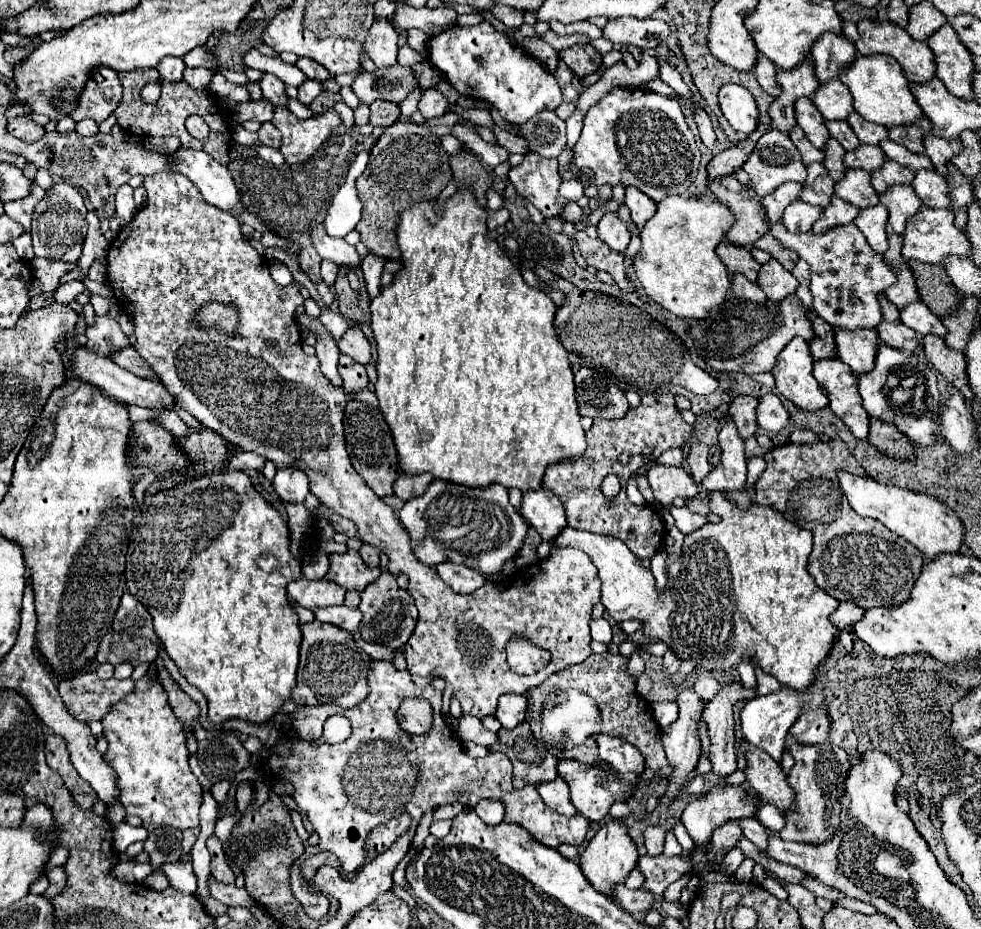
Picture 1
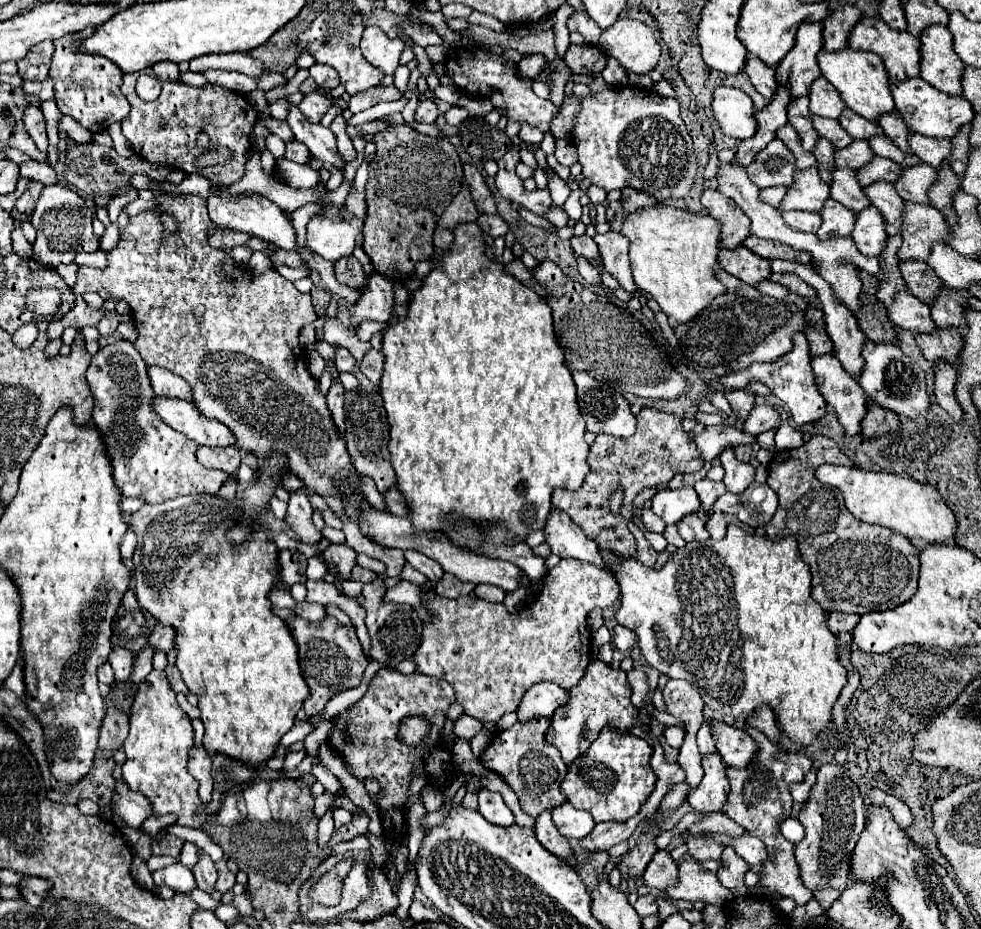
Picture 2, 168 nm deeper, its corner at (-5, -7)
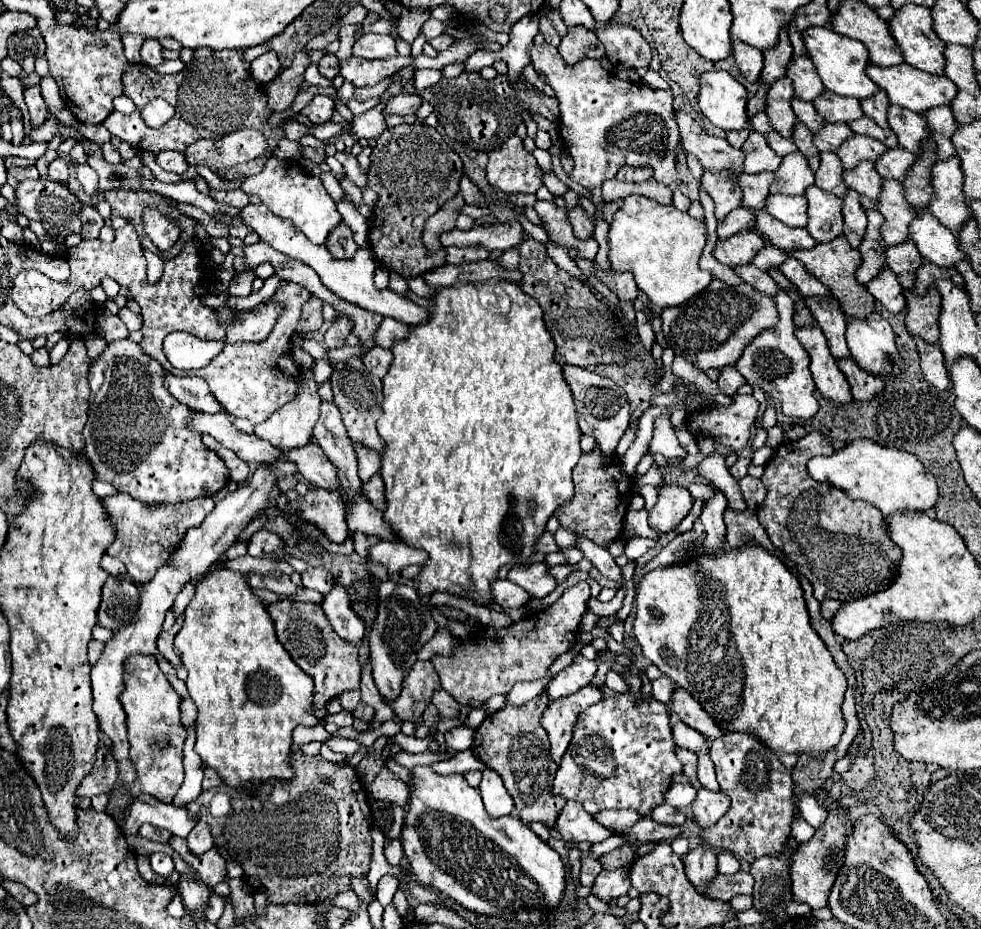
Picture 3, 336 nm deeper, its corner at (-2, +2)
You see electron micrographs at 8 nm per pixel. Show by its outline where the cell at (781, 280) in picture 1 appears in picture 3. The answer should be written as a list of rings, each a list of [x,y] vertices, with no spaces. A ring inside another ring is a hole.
[[[787,259],[781,267],[781,273],[801,291],[803,297],[813,297],[813,295],[829,295],[829,289],[817,281],[817,277],[813,277],[805,265],[797,259]]]

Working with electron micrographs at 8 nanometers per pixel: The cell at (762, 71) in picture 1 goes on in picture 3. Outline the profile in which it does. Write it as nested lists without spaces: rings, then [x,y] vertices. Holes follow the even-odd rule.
[[[733,41],[733,57],[737,61],[737,67],[741,71],[741,75],[749,81],[749,83],[757,83],[761,69],[763,69],[763,53],[743,41]]]

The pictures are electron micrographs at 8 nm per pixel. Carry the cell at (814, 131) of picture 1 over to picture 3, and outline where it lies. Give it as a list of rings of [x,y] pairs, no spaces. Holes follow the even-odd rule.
[[[781,77],[779,81],[775,81],[767,93],[767,115],[771,117],[771,125],[787,139],[793,135],[793,127],[797,123],[797,117],[791,109],[791,97],[793,85],[789,77]]]

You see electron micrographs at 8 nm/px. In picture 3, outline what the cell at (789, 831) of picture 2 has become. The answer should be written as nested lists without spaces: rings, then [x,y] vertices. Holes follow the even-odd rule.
[[[795,817],[793,823],[791,823],[791,837],[797,841],[797,843],[803,843],[803,841],[809,841],[813,837],[815,829],[811,825],[807,825],[807,821],[803,821],[801,817]]]

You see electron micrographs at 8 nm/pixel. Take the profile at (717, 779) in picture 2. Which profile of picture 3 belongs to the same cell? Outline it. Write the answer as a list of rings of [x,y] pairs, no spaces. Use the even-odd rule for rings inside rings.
[[[701,787],[697,791],[697,799],[693,801],[693,819],[699,827],[711,827],[715,821],[719,821],[721,815],[725,815],[729,809],[729,797],[719,789],[711,791]]]

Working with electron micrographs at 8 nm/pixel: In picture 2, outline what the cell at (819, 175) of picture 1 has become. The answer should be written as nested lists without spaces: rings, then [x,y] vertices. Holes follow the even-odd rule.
[[[806,168],[794,174],[794,186],[788,188],[786,198],[778,210],[812,210],[820,212],[824,202],[828,200],[830,186],[824,184],[818,176],[816,168]]]

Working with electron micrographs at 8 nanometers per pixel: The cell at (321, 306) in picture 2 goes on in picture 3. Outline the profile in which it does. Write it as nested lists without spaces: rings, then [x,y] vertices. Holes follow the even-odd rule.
[[[311,297],[303,305],[303,315],[301,315],[301,321],[299,321],[299,327],[297,327],[299,333],[311,333],[311,331],[321,329],[321,325],[323,325],[321,307],[323,307],[323,301],[319,301],[317,297]]]

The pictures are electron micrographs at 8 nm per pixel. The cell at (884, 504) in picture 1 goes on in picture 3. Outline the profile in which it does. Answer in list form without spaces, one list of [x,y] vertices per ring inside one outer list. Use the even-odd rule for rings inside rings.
[[[857,439],[831,457],[813,457],[807,467],[809,475],[815,481],[835,485],[853,501],[861,499],[871,503],[883,513],[883,517],[891,517],[893,513],[901,511],[927,513],[939,499],[939,489],[933,473],[927,471],[915,455],[897,451],[893,447],[881,447],[867,439]]]

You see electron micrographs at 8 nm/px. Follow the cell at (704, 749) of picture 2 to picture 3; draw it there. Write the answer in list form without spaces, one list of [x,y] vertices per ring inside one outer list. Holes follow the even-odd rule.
[[[703,753],[703,755],[699,755],[699,781],[701,781],[701,785],[703,787],[707,787],[707,789],[713,789],[713,791],[717,791],[719,789],[719,785],[717,785],[717,779],[715,779],[715,769],[713,769],[713,761],[711,761],[711,757],[709,757],[709,753]]]

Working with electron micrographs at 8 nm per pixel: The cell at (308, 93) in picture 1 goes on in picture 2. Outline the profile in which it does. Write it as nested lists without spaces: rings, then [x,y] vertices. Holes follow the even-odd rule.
[[[308,94],[304,96],[304,100],[298,104],[298,108],[302,110],[302,114],[310,120],[310,122],[320,122],[322,116],[326,114],[326,110],[332,106],[330,98],[326,98],[324,94]]]

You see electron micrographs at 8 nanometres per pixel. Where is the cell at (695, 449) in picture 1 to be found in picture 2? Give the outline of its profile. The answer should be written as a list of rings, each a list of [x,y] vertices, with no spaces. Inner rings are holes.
[[[702,478],[700,482],[694,484],[694,490],[698,492],[700,496],[700,502],[702,502],[702,510],[706,514],[710,514],[712,510],[712,504],[716,502],[718,496],[722,496],[726,492],[726,486],[722,482],[710,482],[708,478]]]

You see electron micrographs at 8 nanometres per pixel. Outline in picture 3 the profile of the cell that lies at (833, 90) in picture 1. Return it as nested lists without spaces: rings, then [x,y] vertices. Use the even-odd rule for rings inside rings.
[[[795,57],[787,67],[787,77],[791,77],[793,81],[795,97],[803,101],[815,101],[825,91],[817,69],[809,57]]]

